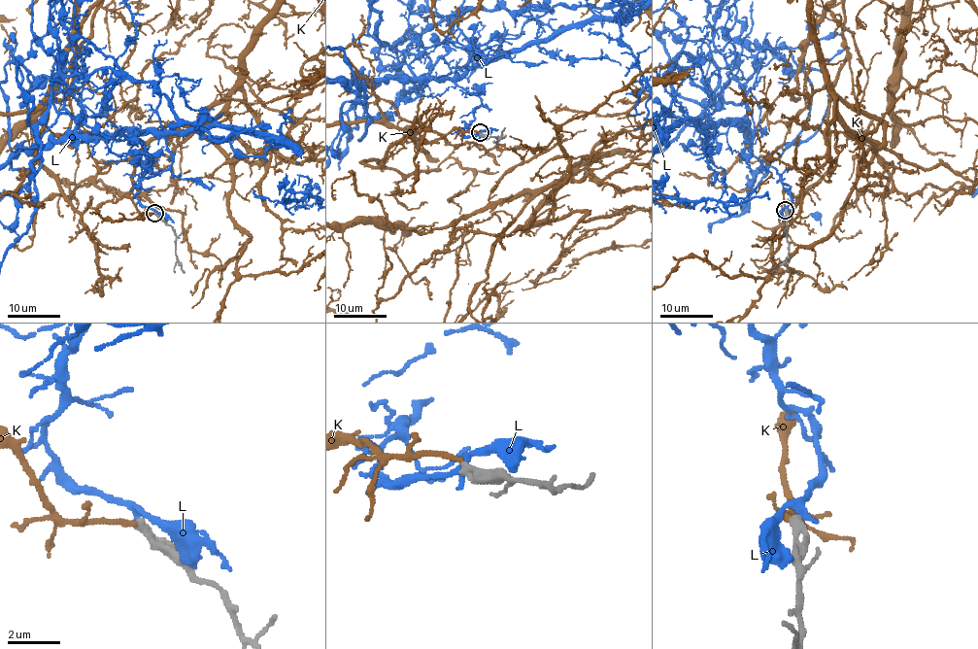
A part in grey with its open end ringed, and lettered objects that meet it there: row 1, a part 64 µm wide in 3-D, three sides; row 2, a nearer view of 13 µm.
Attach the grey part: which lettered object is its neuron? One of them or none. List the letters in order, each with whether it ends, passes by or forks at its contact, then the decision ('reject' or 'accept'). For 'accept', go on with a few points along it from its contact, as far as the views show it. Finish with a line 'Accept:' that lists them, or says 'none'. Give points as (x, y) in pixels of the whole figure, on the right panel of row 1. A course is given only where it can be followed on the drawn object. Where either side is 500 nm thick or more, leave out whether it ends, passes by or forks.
K: it ends; accept
L: it passes by; reject
Accept: K

